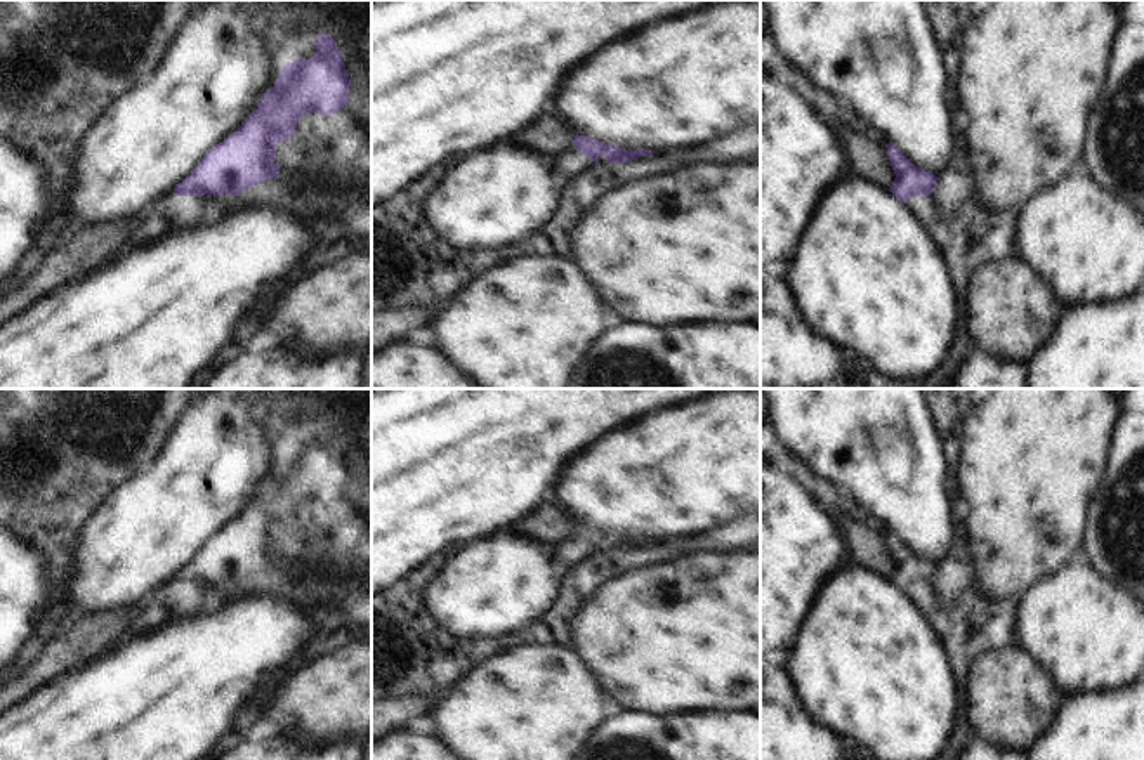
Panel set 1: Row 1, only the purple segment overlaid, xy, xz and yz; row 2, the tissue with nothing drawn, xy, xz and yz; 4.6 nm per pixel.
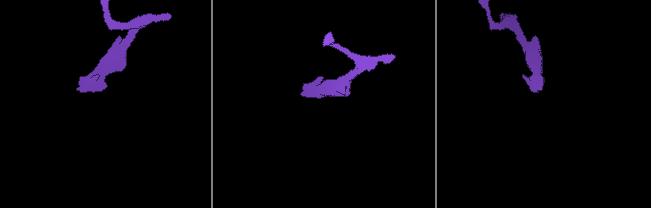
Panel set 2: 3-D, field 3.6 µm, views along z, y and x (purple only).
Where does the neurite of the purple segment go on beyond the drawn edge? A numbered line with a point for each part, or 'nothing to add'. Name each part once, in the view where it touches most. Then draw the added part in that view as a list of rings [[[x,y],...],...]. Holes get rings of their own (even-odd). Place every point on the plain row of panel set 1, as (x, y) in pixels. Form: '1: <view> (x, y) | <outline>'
1: xy (170, 602) | [[[167,585],[148,597],[141,607],[130,613],[132,626],[115,644],[102,649],[99,656],[85,661],[85,665],[99,659],[106,651],[120,647],[134,637],[148,635],[179,618],[198,614],[205,599],[203,585]]]

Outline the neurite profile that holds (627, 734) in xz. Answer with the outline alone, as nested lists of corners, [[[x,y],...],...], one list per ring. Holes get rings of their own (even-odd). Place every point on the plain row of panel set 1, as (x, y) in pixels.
[[[615,708],[578,760],[760,760],[760,715],[717,708],[658,715]]]

